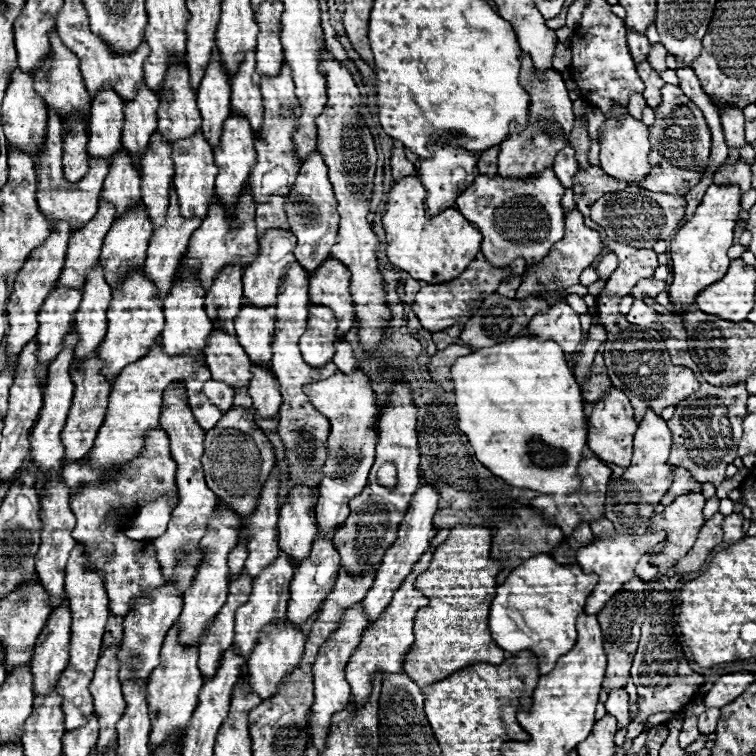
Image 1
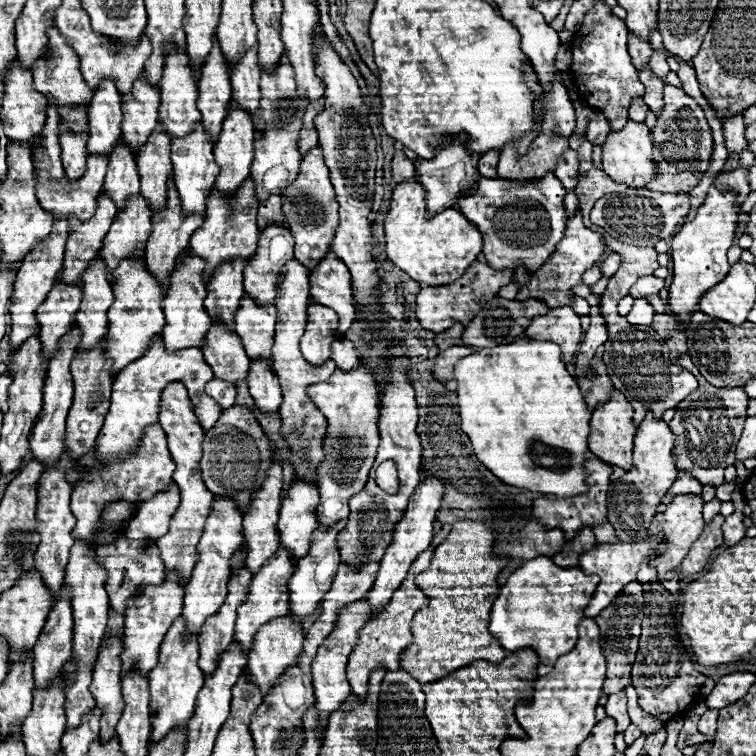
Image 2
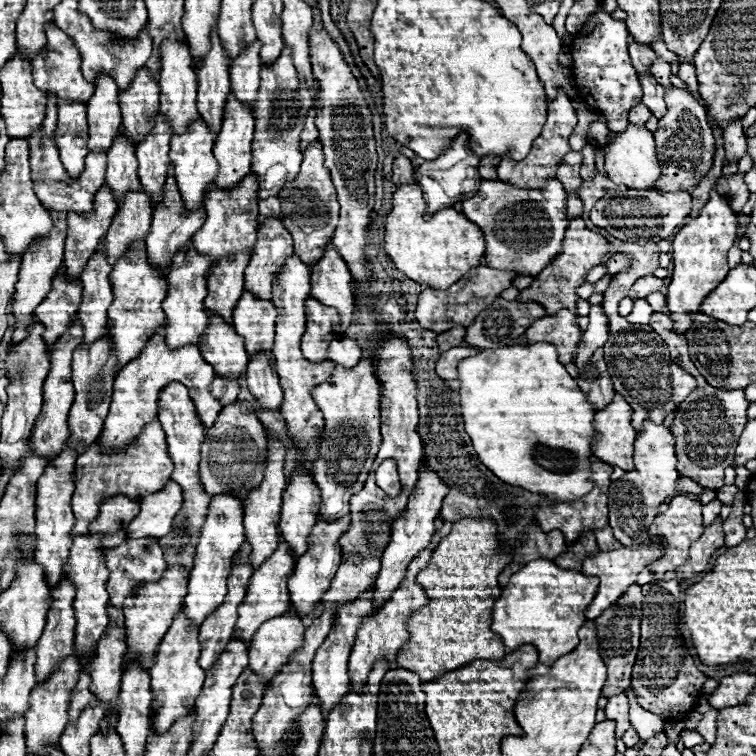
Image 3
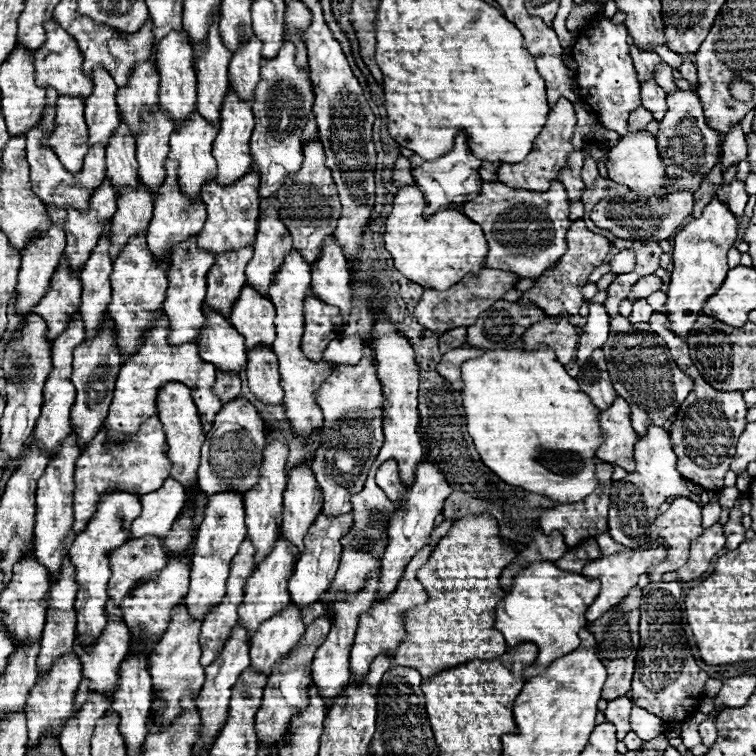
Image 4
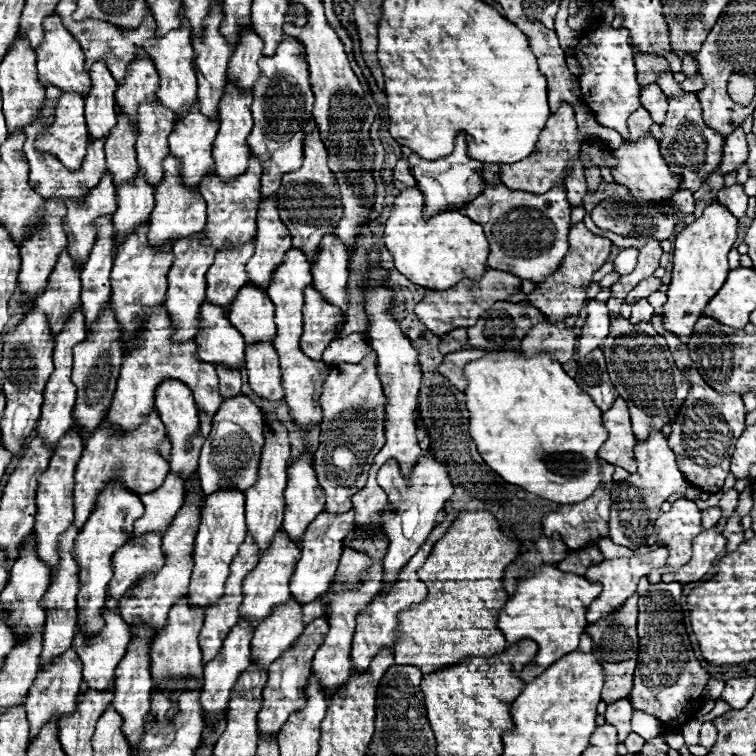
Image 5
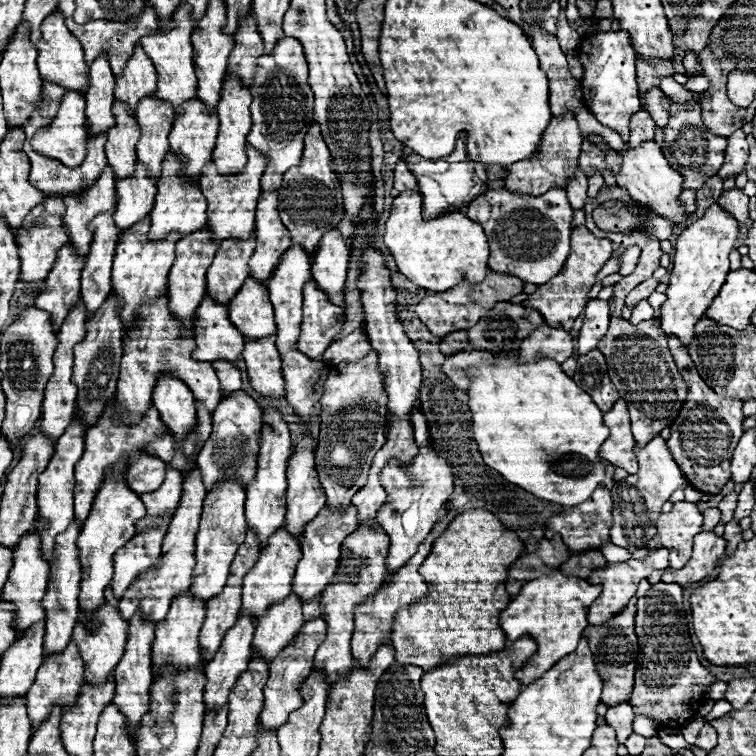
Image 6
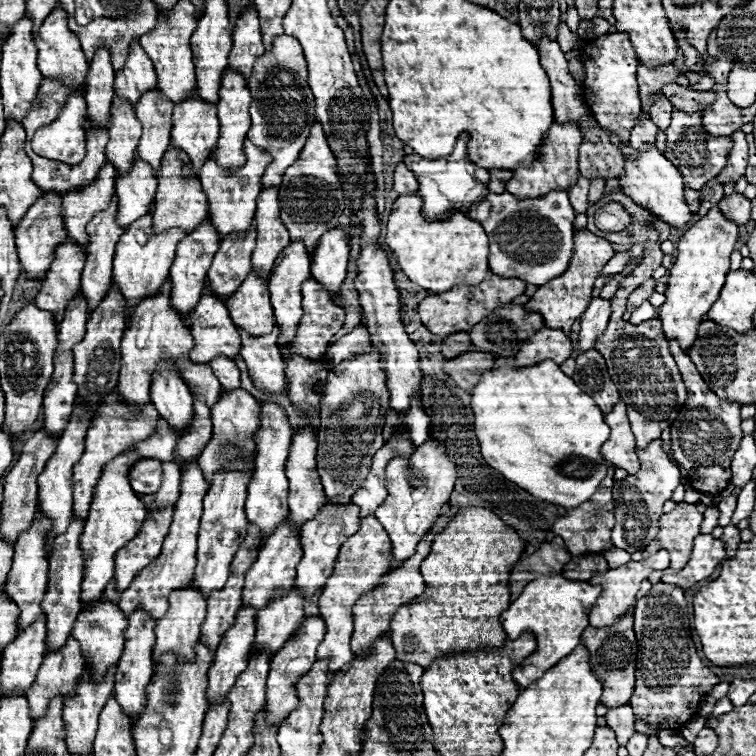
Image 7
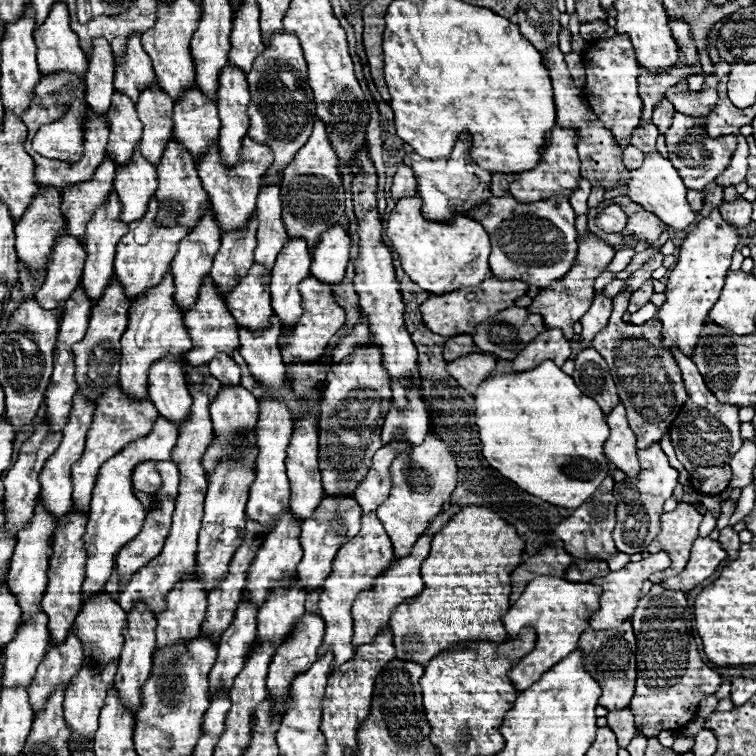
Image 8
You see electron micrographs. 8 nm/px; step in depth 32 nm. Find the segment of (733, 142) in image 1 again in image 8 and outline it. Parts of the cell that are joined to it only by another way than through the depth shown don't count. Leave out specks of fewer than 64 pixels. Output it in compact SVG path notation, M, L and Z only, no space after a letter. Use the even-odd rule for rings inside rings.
M736 134L738 138L738 146L730 158L730 164L728 168L716 178L716 184L718 186L736 186L740 184L744 178L746 178L746 158L748 158L748 144L746 144L746 138L742 134Z

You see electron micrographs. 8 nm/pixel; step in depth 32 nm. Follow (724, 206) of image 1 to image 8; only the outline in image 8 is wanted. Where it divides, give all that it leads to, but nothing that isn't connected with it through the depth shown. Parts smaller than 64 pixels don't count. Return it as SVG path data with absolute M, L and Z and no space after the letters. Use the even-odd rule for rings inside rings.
M712 210L710 216L702 218L682 240L678 262L668 276L668 286L664 292L666 302L658 308L658 320L662 322L662 342L666 348L676 344L686 356L692 356L700 328L704 322L708 322L708 312L712 304L716 304L724 286L736 244L736 226L726 222L718 210Z

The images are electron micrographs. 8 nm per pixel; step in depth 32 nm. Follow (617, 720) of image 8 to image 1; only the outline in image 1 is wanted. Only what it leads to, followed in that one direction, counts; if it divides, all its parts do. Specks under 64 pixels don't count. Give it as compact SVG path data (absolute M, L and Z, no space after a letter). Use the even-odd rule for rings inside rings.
M616 688L608 694L606 712L618 720L618 728L628 724L628 692L624 688Z

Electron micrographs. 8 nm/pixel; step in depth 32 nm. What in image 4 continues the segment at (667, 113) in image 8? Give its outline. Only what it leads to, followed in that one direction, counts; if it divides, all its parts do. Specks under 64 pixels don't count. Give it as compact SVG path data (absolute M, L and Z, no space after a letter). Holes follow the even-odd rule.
M654 80L642 82L642 106L648 108L658 122L664 118L664 112L666 112L664 96L666 92Z

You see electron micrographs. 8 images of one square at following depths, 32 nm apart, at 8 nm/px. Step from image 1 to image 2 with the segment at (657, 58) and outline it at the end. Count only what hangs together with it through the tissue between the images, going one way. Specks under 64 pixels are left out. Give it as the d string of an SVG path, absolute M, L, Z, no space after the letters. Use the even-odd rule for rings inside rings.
M654 50L652 56L650 56L650 68L660 76L664 78L668 74L668 64L666 64L666 54L662 50Z

